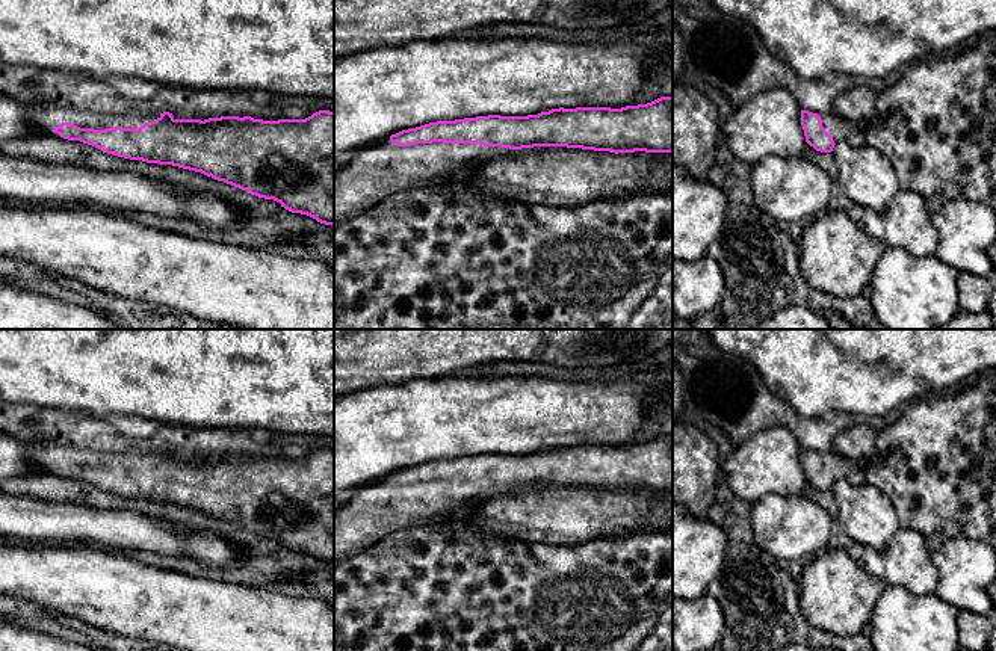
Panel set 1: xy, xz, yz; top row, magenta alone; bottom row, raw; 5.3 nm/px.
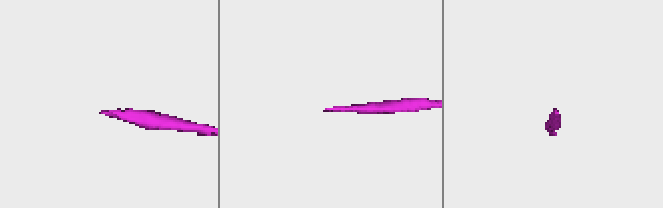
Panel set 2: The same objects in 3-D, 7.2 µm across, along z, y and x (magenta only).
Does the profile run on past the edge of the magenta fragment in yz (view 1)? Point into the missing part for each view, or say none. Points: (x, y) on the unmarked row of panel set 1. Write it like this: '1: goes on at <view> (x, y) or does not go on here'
1: goes on at yz (839, 467)

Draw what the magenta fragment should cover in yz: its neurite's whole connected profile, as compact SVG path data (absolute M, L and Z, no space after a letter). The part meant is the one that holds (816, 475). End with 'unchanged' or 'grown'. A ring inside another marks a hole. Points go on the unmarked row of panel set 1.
M801 449L801 464L806 480L821 491L831 491L839 479L846 479L854 485L866 482L866 465L846 459L830 450L825 453Z; grown

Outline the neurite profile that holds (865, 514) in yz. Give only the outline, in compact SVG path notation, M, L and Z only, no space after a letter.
M839 479L833 489L837 526L854 542L883 551L901 529L893 501L877 486Z

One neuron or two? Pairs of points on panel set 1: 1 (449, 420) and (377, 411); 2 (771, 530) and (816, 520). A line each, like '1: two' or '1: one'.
1: one
2: one

